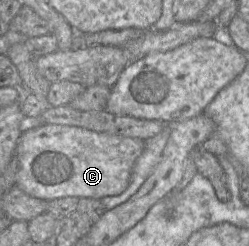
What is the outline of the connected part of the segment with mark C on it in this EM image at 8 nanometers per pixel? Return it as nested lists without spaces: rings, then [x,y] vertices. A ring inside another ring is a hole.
[[[42,124],[24,130],[17,143],[16,157],[19,168],[16,174],[16,186],[28,195],[50,201],[64,197],[101,199],[117,196],[129,186],[136,160],[142,154],[145,141],[138,138],[91,131],[85,128]]]

